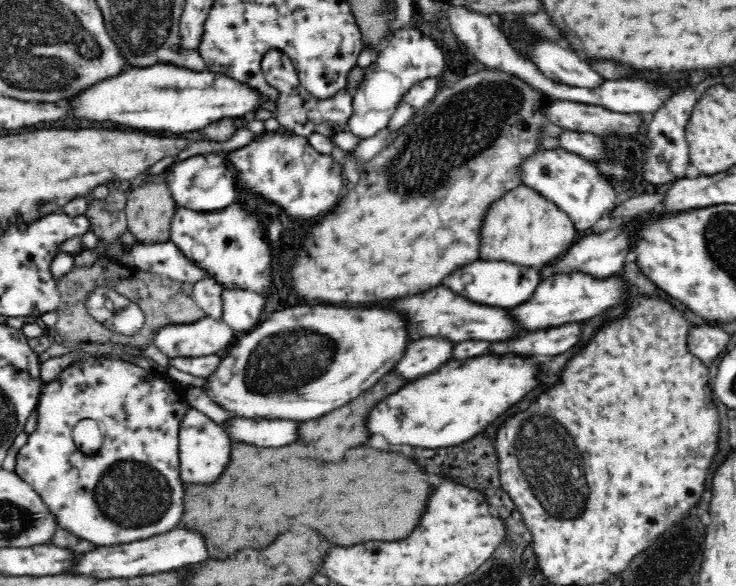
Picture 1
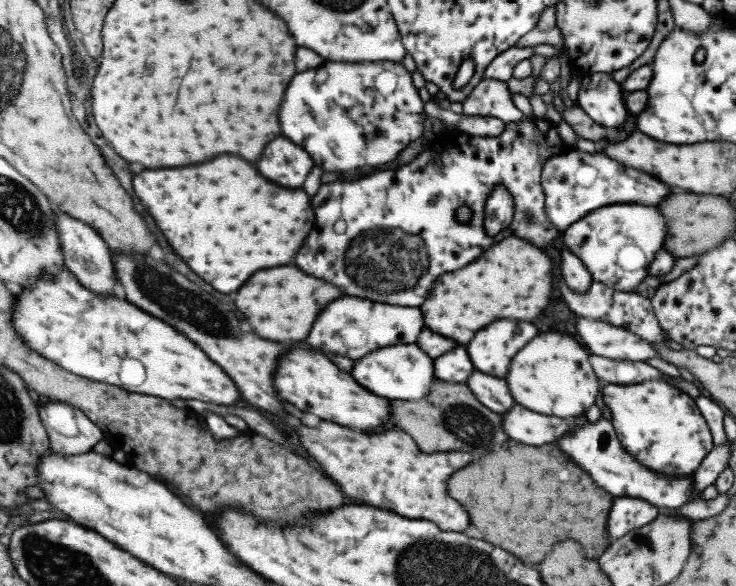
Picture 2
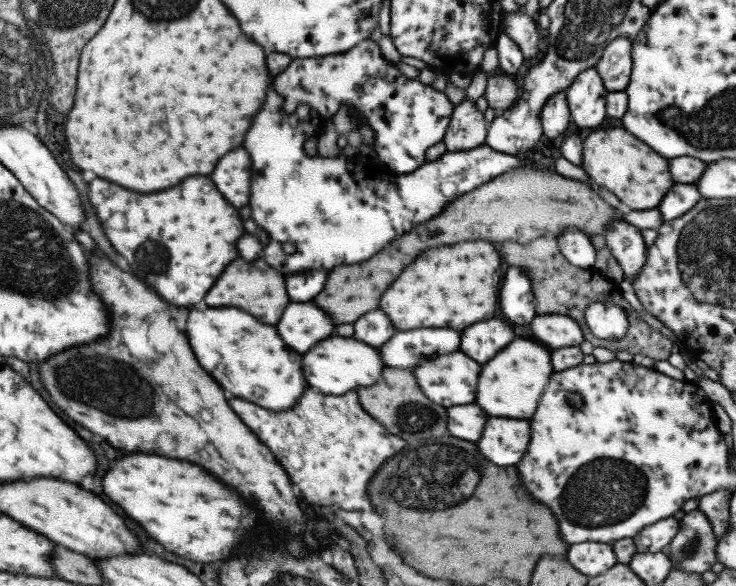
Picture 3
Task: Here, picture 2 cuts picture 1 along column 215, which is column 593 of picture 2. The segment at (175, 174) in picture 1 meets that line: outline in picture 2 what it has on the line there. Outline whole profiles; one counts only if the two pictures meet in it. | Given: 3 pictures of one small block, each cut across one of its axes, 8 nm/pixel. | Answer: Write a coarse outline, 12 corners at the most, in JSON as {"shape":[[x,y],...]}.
{"shape":[[601,152],[549,157],[540,172],[548,222],[562,233],[611,204],[651,206],[655,178]]}

